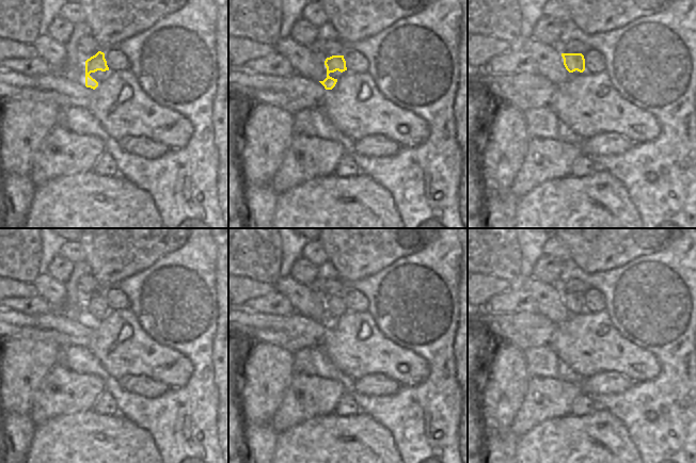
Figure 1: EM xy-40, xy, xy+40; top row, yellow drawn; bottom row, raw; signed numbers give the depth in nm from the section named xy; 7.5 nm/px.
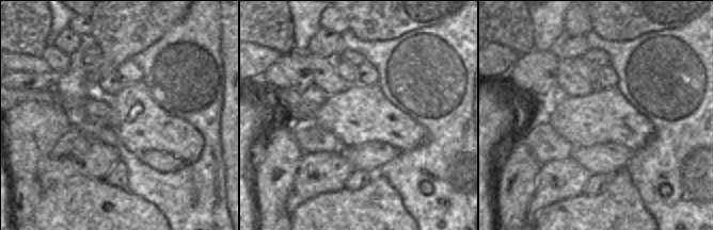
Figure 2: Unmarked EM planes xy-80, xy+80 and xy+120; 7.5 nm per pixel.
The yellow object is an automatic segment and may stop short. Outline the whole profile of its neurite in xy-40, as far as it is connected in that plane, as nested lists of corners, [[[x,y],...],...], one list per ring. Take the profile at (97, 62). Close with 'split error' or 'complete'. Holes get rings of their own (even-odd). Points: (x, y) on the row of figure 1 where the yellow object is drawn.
[[[98,51],[85,61],[85,86],[95,90],[98,83],[109,74],[105,53]]]; split error

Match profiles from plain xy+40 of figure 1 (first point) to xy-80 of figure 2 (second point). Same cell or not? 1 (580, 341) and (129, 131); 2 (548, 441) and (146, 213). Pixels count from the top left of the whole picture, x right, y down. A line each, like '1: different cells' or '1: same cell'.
1: same cell
2: same cell

